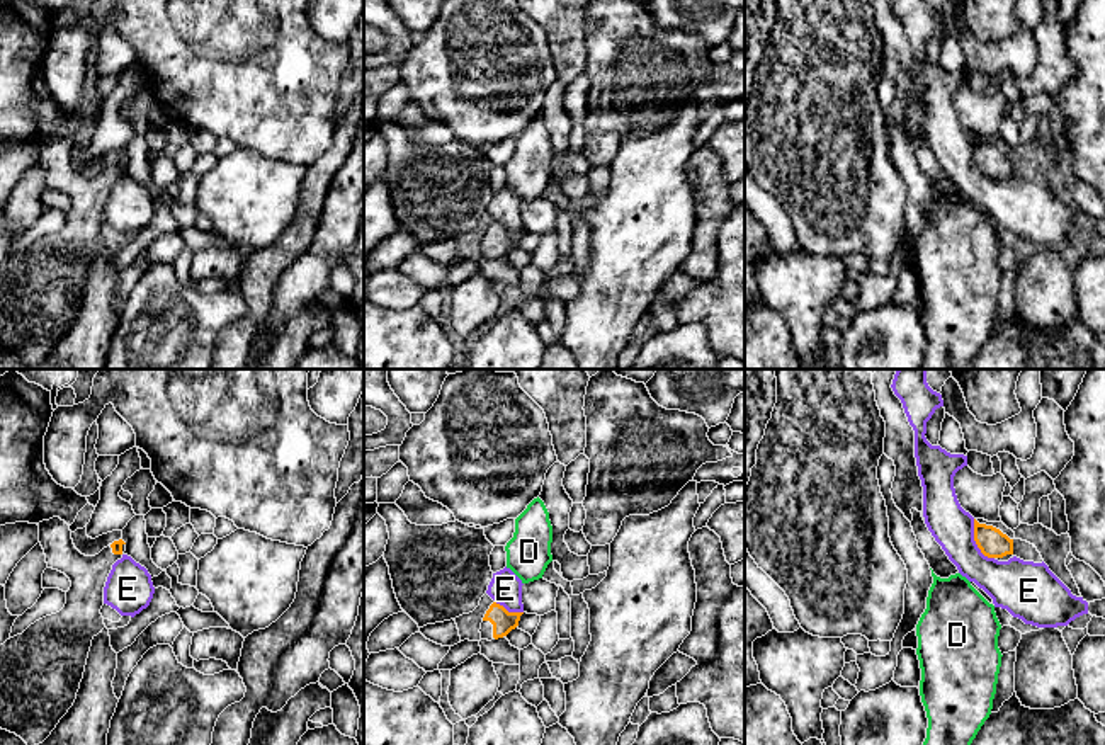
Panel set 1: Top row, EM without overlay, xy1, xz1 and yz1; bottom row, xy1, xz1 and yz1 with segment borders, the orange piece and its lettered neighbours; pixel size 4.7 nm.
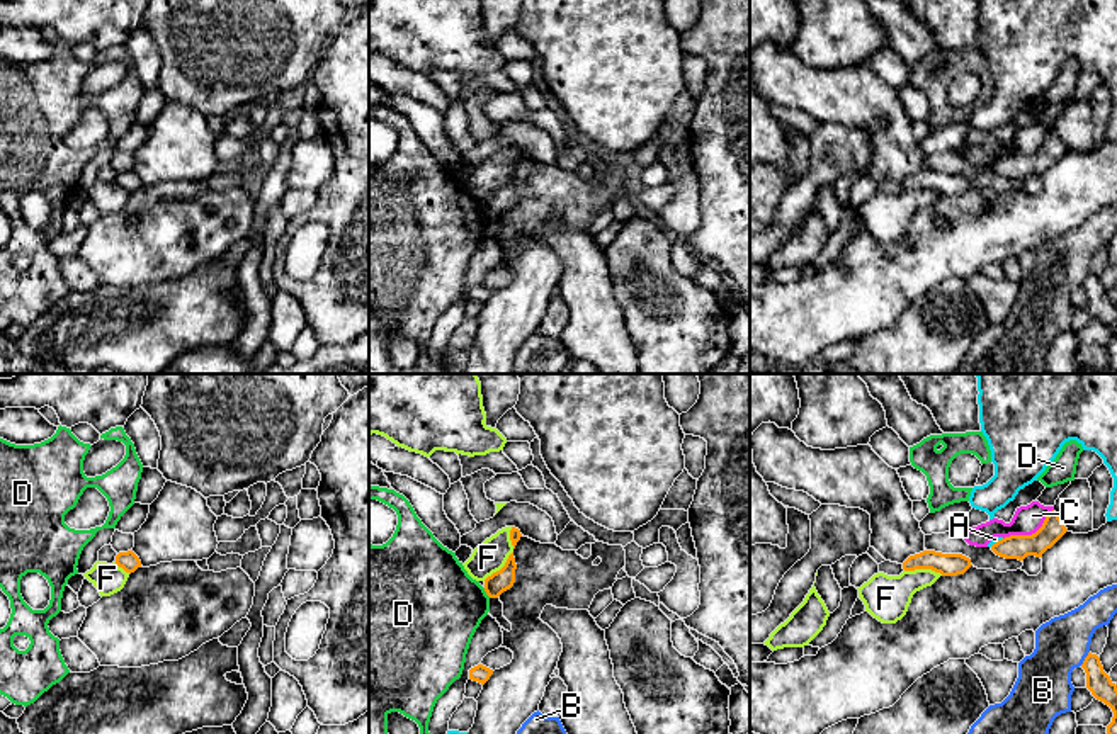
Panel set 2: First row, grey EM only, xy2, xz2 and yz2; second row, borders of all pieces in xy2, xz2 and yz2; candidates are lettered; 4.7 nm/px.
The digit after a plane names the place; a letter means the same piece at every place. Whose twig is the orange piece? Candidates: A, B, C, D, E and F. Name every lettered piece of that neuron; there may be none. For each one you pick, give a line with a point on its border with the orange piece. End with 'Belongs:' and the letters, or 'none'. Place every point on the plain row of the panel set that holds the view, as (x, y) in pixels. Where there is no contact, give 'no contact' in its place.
Belongs: none

